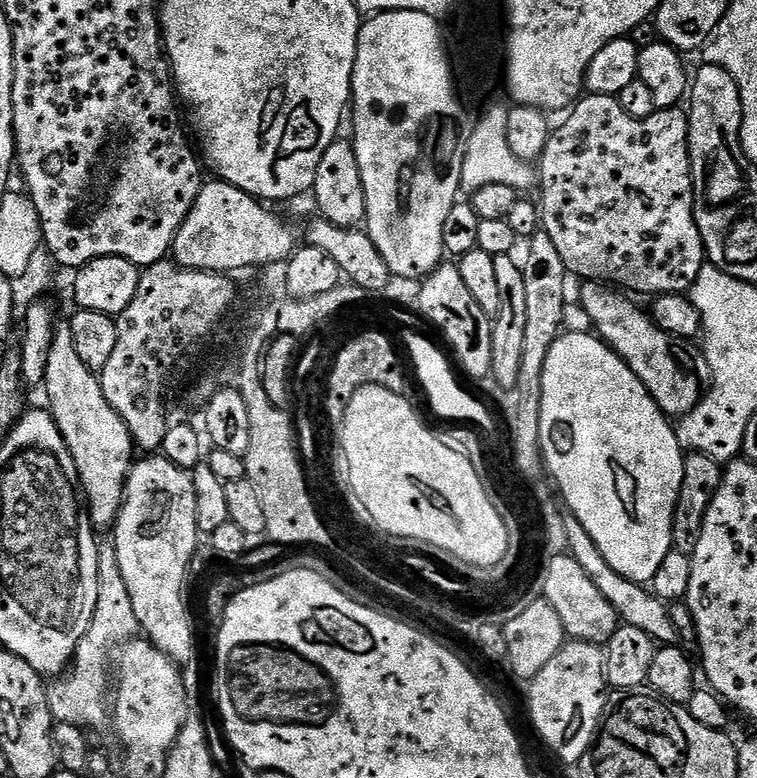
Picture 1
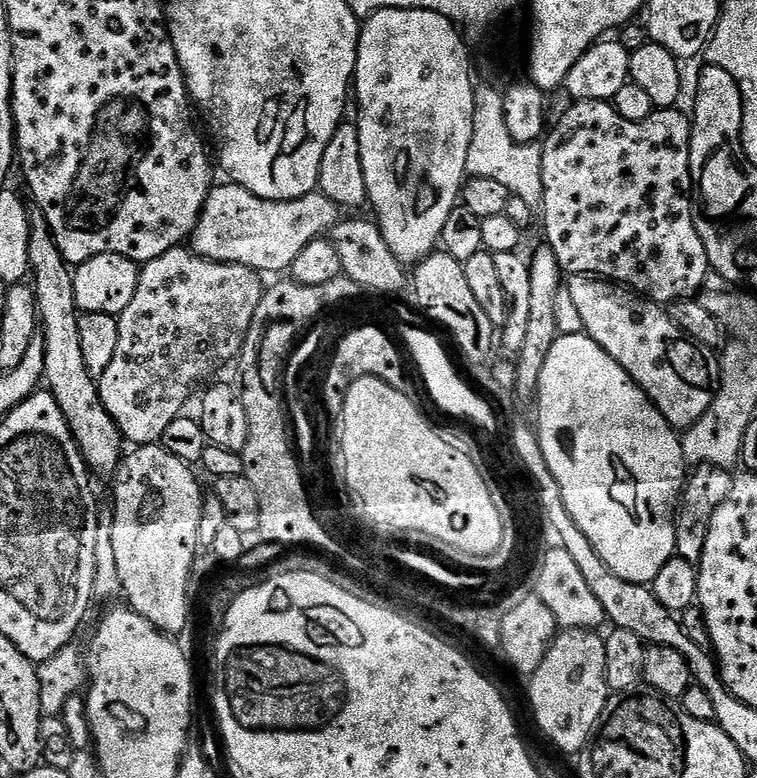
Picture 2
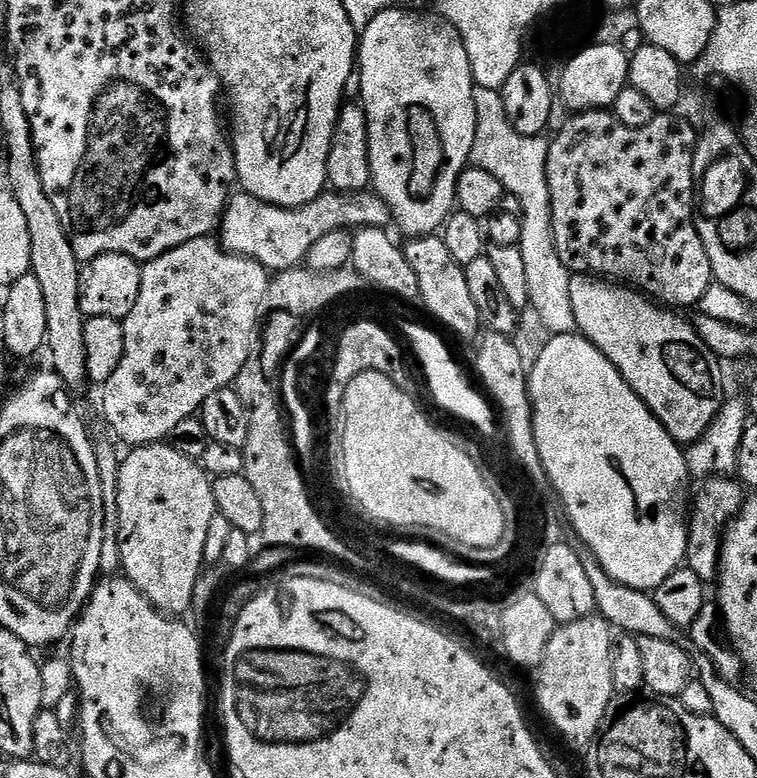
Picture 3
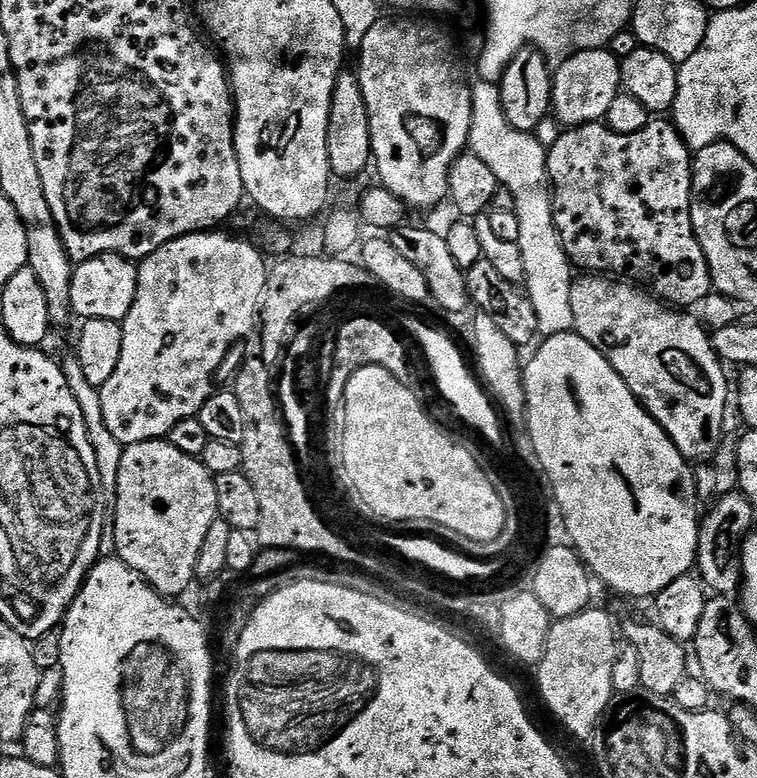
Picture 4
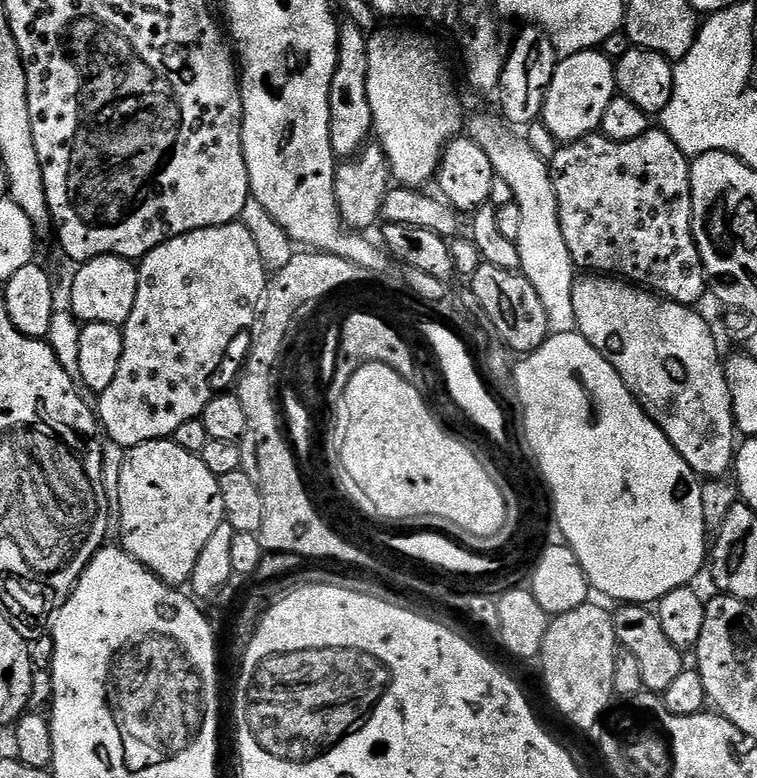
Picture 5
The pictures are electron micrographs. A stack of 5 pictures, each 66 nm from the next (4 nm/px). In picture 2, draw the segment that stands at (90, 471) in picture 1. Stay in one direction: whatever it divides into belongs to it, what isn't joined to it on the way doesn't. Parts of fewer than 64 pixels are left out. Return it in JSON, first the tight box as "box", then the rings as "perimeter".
{"box":[29,214,122,473],"perimeter":[[[43,214],[31,217],[29,230],[29,262],[30,272],[36,275],[34,291],[36,294],[36,311],[40,314],[44,349],[46,350],[46,370],[44,379],[52,397],[58,402],[66,422],[71,426],[74,438],[80,447],[80,453],[93,473],[115,473],[120,467],[122,437],[114,418],[102,406],[100,389],[97,381],[86,370],[86,361],[82,359],[82,334],[78,334],[78,322],[81,313],[74,298],[73,269],[64,258],[48,222]]]}

